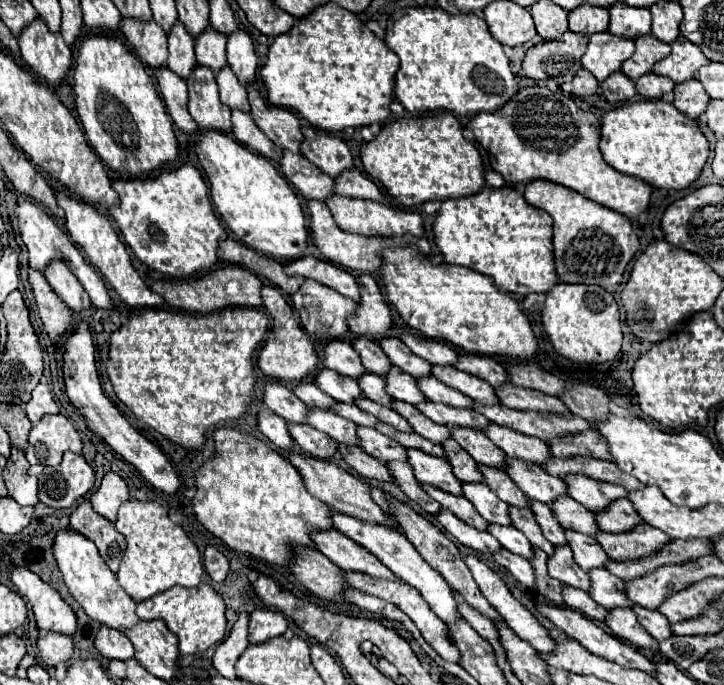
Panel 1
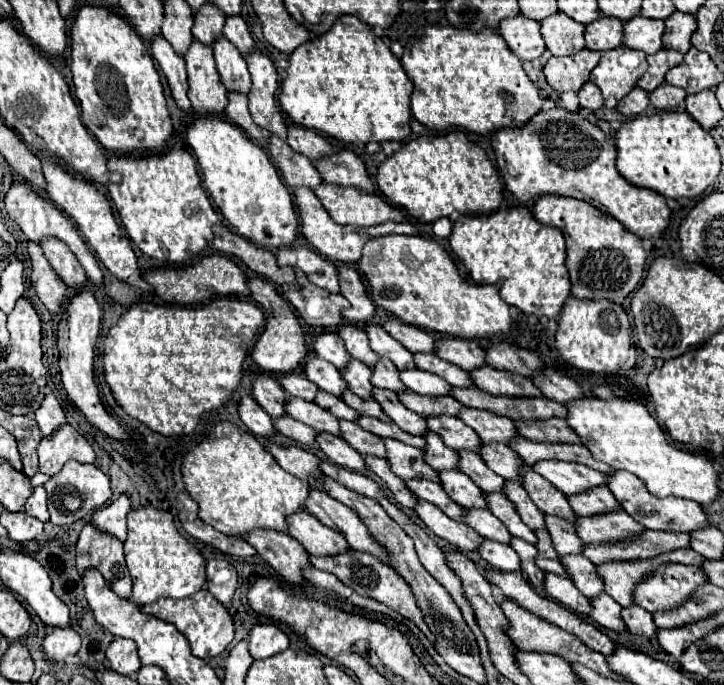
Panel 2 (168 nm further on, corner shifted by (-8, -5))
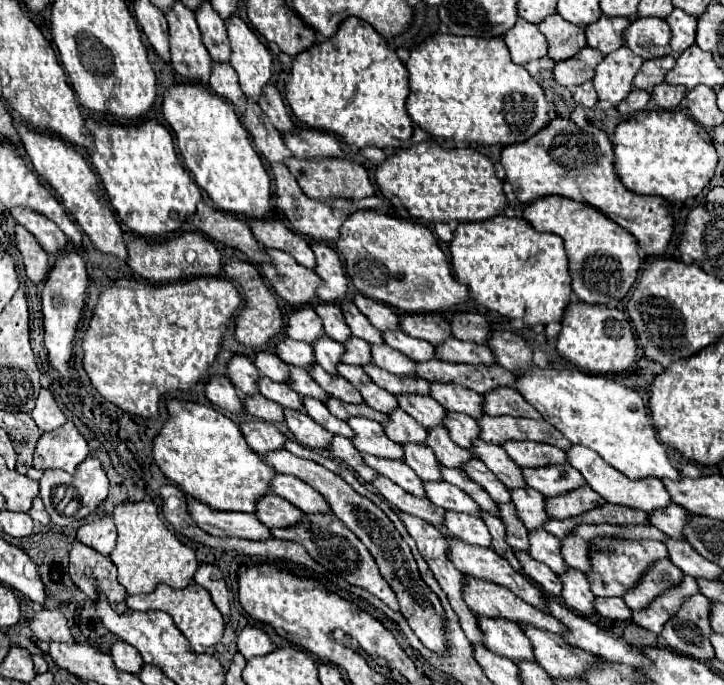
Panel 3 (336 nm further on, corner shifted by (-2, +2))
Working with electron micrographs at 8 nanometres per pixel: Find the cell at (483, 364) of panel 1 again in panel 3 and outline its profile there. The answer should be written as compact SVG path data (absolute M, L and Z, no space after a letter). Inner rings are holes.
M401 314L401 330L413 338L431 342L433 346L451 338L449 324L441 314Z

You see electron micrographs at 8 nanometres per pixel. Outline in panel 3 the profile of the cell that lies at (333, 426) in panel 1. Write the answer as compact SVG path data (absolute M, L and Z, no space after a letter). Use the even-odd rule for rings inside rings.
M259 376L257 386L259 386L259 394L263 394L265 398L281 404L283 408L293 408L293 410L301 410L303 408L301 396L295 390L291 390L287 384L273 382L273 380L265 378L265 376Z

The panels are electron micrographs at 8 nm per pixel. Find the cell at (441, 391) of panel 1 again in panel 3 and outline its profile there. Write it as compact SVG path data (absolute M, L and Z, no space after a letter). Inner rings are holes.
M379 344L379 346L371 346L373 352L373 364L377 364L379 368L397 374L397 376L413 376L415 374L415 362L411 358L405 358L405 354L389 348L387 344Z

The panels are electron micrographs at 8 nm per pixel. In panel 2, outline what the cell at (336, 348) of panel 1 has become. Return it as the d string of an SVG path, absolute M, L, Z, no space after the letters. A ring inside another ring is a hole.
M333 331L319 335L315 339L313 349L315 349L319 359L333 363L337 369L345 369L345 365L349 365L349 361L351 361L351 355L347 355L343 341L339 341L339 335Z

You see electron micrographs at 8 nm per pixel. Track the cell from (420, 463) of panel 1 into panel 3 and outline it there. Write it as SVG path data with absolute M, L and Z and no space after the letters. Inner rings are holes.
M349 418L347 424L355 432L351 442L359 452L367 452L379 458L403 460L403 448L385 436L379 422L373 422L367 418Z

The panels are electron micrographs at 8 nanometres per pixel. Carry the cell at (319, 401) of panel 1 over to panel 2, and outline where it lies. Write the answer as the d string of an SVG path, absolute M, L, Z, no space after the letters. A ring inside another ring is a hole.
M289 373L285 377L279 379L281 387L285 389L287 395L293 395L293 397L301 397L305 401L313 401L319 387L315 383L311 383L307 377L303 377L301 373Z

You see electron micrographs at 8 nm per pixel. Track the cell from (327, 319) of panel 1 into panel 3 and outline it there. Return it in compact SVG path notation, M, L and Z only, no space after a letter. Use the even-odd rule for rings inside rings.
M281 250L265 252L271 256L271 262L263 262L261 272L283 300L293 306L305 306L317 298L315 288L321 284L321 278L313 270L305 270L293 256Z

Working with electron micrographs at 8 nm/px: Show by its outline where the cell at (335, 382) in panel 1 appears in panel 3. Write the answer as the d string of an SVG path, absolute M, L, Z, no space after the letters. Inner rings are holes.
M281 334L275 342L275 352L287 362L287 364L293 364L293 366L299 366L299 368L311 368L311 364L315 362L313 358L313 348L305 342L297 342L297 340L291 340L289 336Z

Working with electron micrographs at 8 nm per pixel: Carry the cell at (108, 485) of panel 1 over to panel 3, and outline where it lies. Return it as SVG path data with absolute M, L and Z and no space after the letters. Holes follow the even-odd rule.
M99 516L93 522L83 524L77 532L77 540L85 546L91 546L99 554L111 554L115 540L117 540L113 518L111 516Z

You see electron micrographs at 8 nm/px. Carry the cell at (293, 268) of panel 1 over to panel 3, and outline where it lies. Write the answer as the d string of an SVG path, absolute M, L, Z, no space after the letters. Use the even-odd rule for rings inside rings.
M249 220L249 228L253 230L257 242L263 248L277 248L287 254L291 254L301 266L313 270L315 268L315 256L309 248L307 240L299 236L297 232L289 230L279 220Z

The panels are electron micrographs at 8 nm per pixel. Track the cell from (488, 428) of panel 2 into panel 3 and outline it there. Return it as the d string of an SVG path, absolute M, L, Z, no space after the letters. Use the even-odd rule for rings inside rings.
M431 382L431 396L447 410L455 410L455 412L465 412L473 418L483 416L483 398L459 384L439 384L439 382Z

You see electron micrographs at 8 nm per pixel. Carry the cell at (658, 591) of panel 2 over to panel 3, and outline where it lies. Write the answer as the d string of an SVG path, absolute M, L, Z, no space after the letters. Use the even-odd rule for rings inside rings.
M593 538L589 544L591 570L587 572L589 588L595 596L623 596L625 590L637 584L645 570L659 558L667 558L667 548L657 540L621 540L621 538Z

